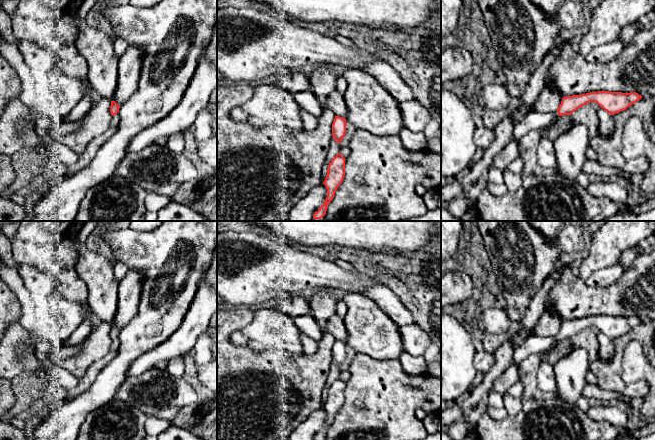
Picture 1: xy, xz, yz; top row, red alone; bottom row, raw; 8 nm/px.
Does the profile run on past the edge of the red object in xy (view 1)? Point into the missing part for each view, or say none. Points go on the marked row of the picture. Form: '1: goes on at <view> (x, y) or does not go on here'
1: does not go on here

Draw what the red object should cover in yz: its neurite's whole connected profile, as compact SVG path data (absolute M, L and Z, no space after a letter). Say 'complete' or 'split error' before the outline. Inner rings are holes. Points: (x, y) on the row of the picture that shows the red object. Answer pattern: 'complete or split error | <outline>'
split error | M609 91L566 96L562 98L561 104L555 112L541 113L535 110L530 112L522 122L515 126L511 140L520 140L531 130L542 129L555 121L559 116L571 115L589 102L596 102L605 111L614 115L626 110L641 98L642 96L636 92L622 93Z

